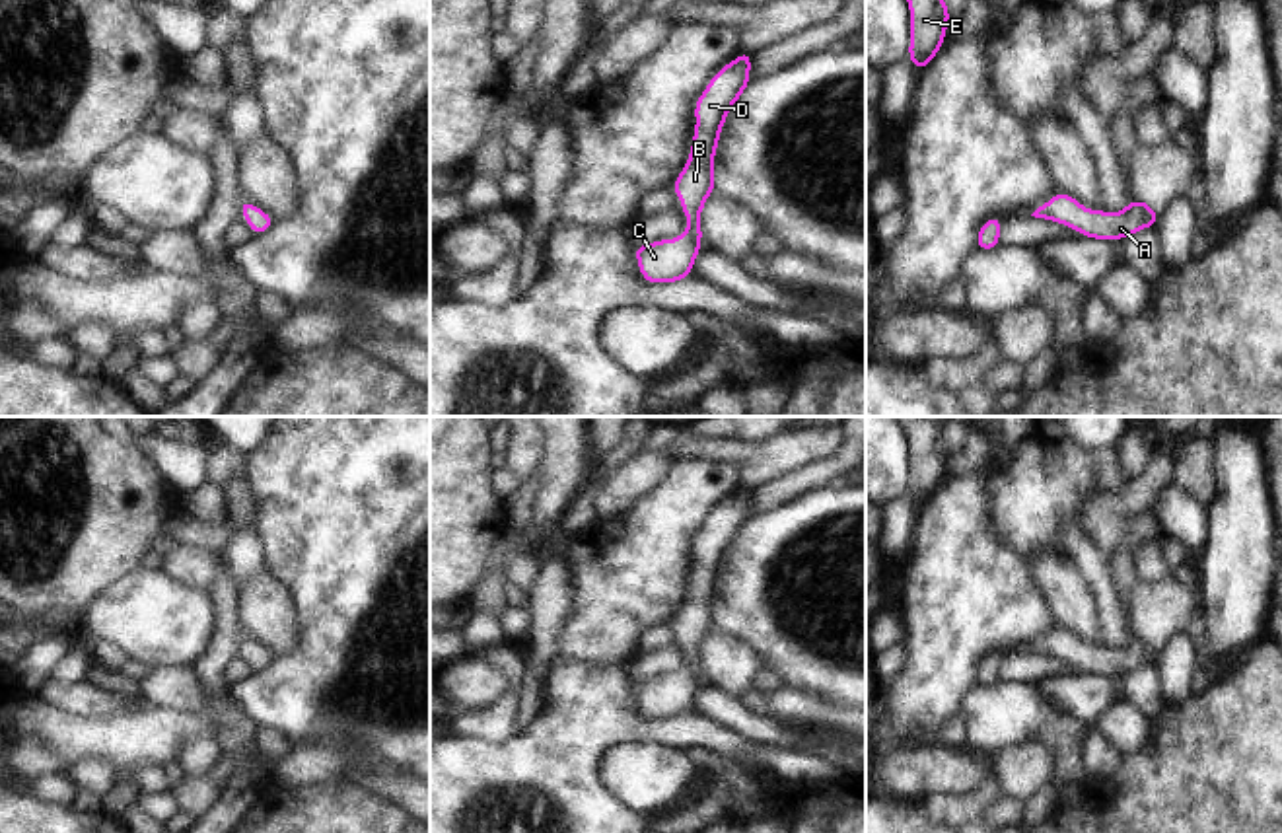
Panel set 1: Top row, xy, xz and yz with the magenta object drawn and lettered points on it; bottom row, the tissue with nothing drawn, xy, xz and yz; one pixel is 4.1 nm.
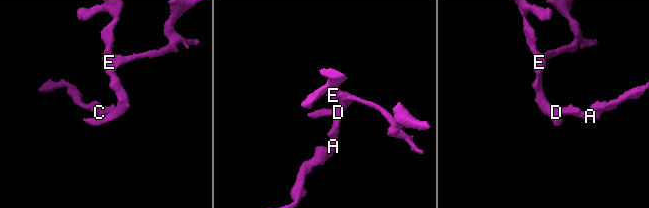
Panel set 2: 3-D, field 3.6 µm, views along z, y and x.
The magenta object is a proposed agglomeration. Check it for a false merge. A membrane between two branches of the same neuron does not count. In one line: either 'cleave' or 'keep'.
keep

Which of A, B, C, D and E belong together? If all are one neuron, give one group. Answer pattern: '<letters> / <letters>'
A B C D E

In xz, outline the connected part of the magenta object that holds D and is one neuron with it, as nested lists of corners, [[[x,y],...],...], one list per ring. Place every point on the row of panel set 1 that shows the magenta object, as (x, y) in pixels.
[[[743,51],[735,60],[720,68],[694,101],[696,127],[689,162],[671,185],[671,191],[683,200],[681,210],[689,222],[687,232],[673,239],[634,245],[640,274],[650,284],[679,282],[693,274],[700,239],[704,237],[700,210],[706,206],[706,197],[716,191],[714,158],[718,140],[728,113],[749,88],[751,56],[753,53]]]

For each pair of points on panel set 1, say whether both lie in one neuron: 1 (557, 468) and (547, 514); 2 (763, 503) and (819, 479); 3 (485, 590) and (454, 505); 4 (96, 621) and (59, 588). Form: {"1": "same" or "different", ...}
{"1": "same", "2": "same", "3": "different", "4": "different"}

